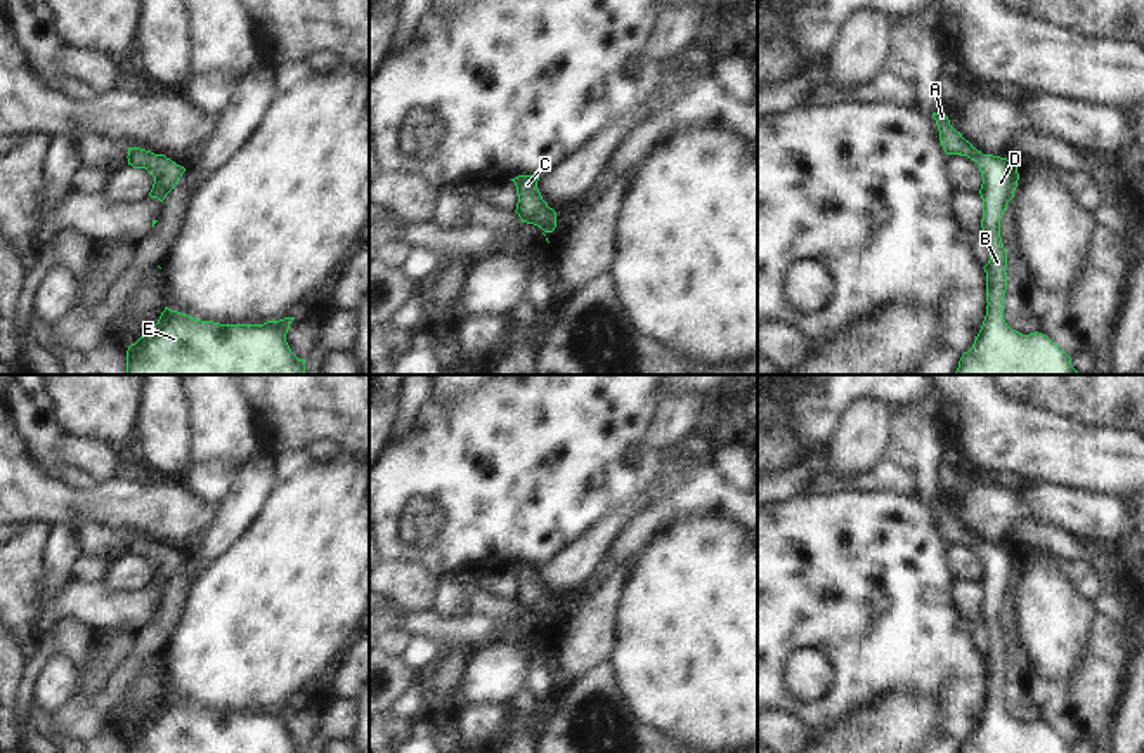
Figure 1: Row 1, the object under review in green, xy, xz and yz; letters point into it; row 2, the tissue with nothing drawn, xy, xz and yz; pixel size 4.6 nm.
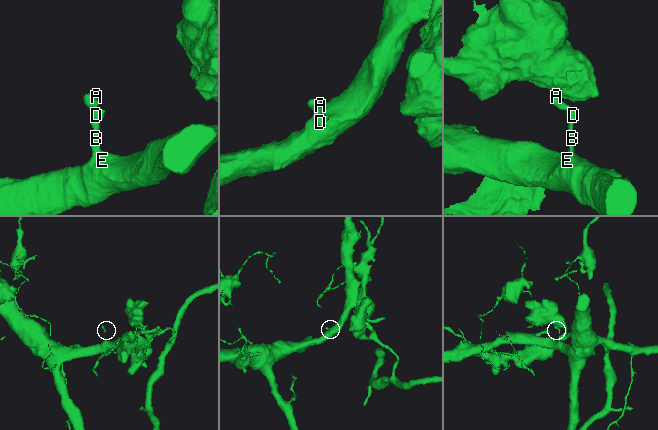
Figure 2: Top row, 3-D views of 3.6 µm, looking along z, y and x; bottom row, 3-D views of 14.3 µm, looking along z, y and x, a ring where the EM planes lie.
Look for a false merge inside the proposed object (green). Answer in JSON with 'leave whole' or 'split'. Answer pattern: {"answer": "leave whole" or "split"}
{"answer": "leave whole"}

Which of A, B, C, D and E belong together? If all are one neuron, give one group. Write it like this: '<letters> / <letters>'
A B C D E

